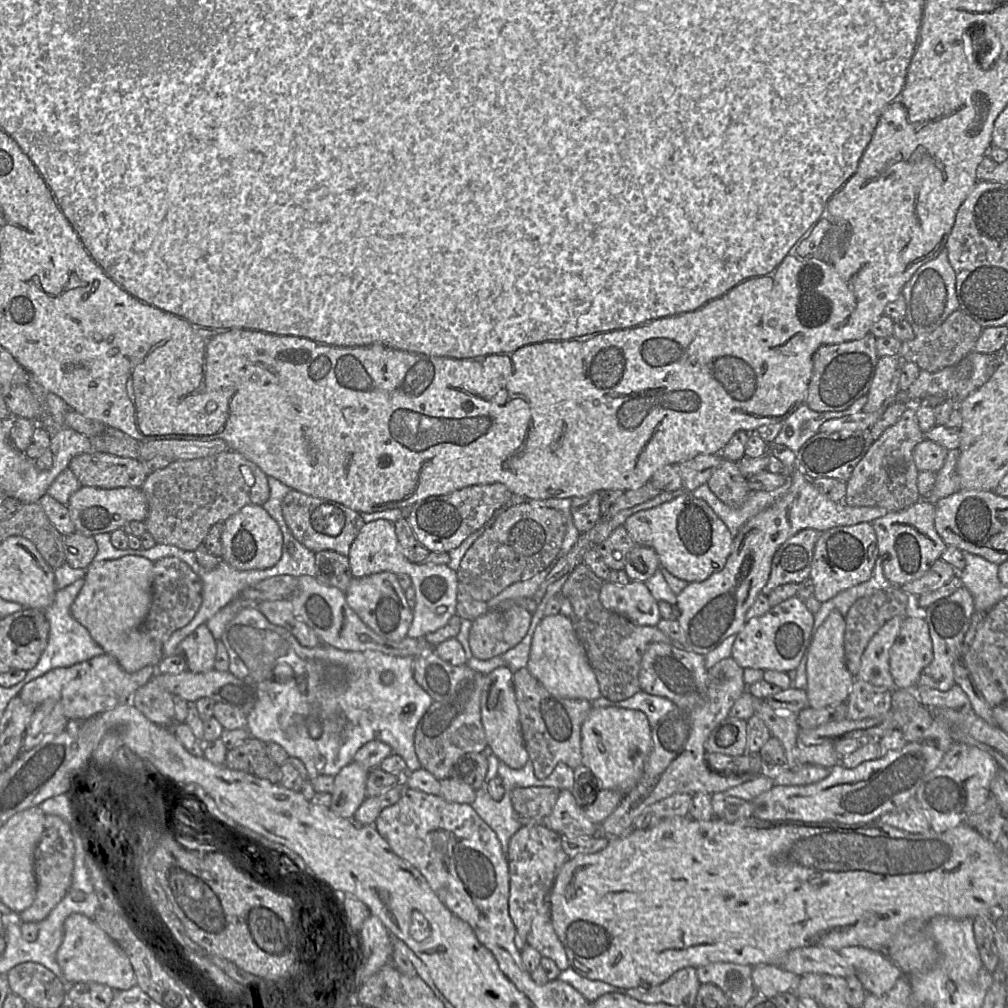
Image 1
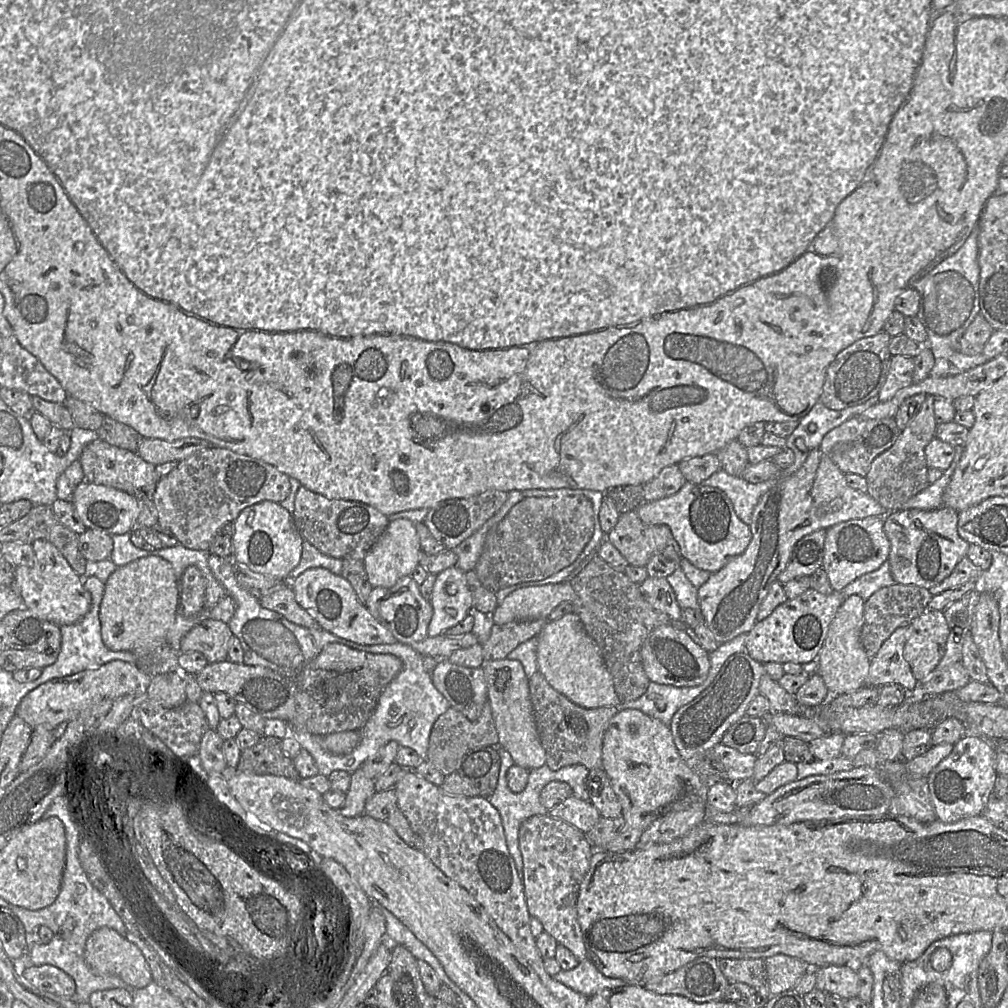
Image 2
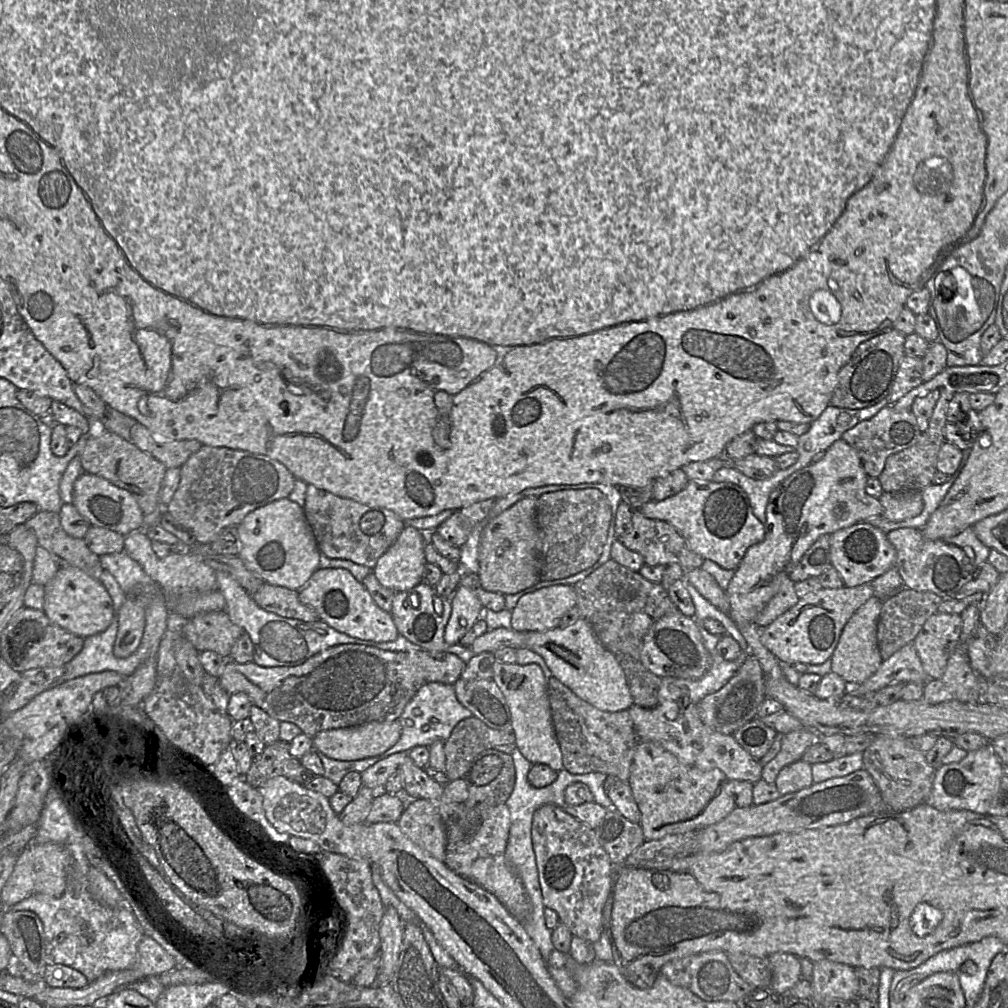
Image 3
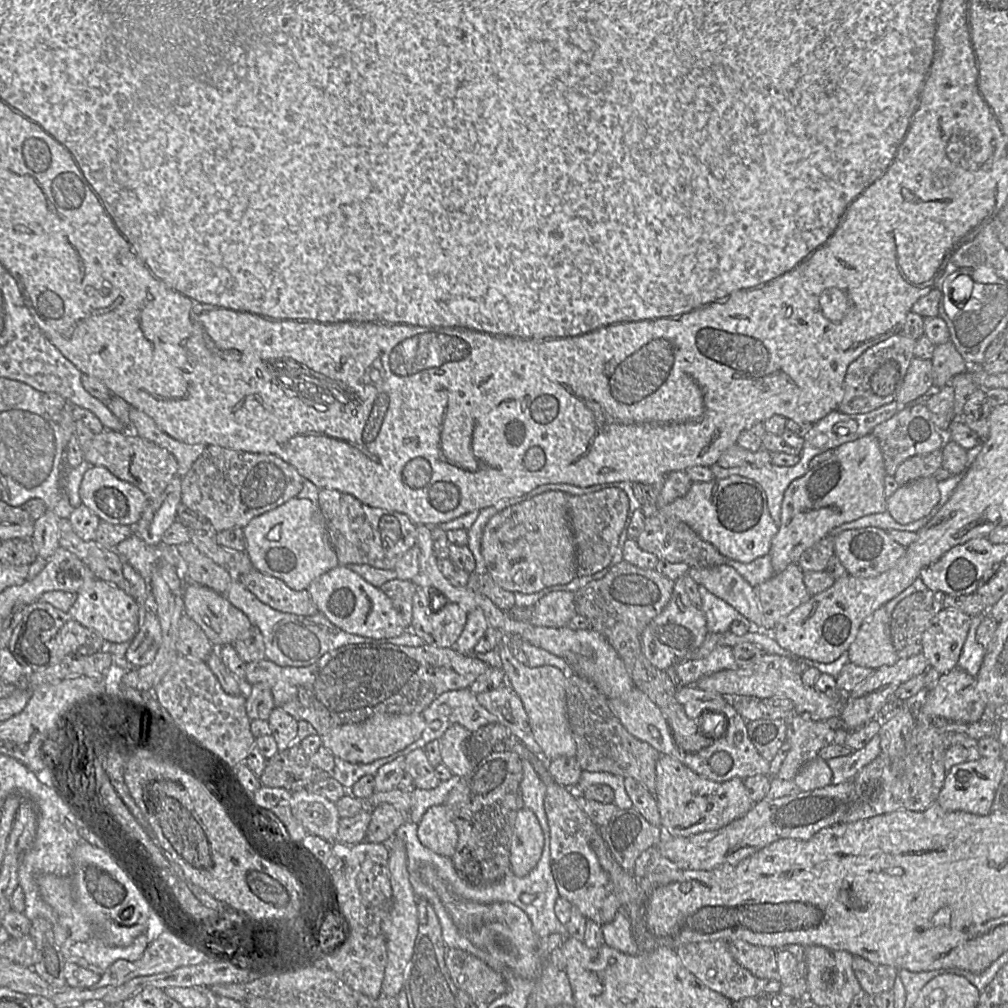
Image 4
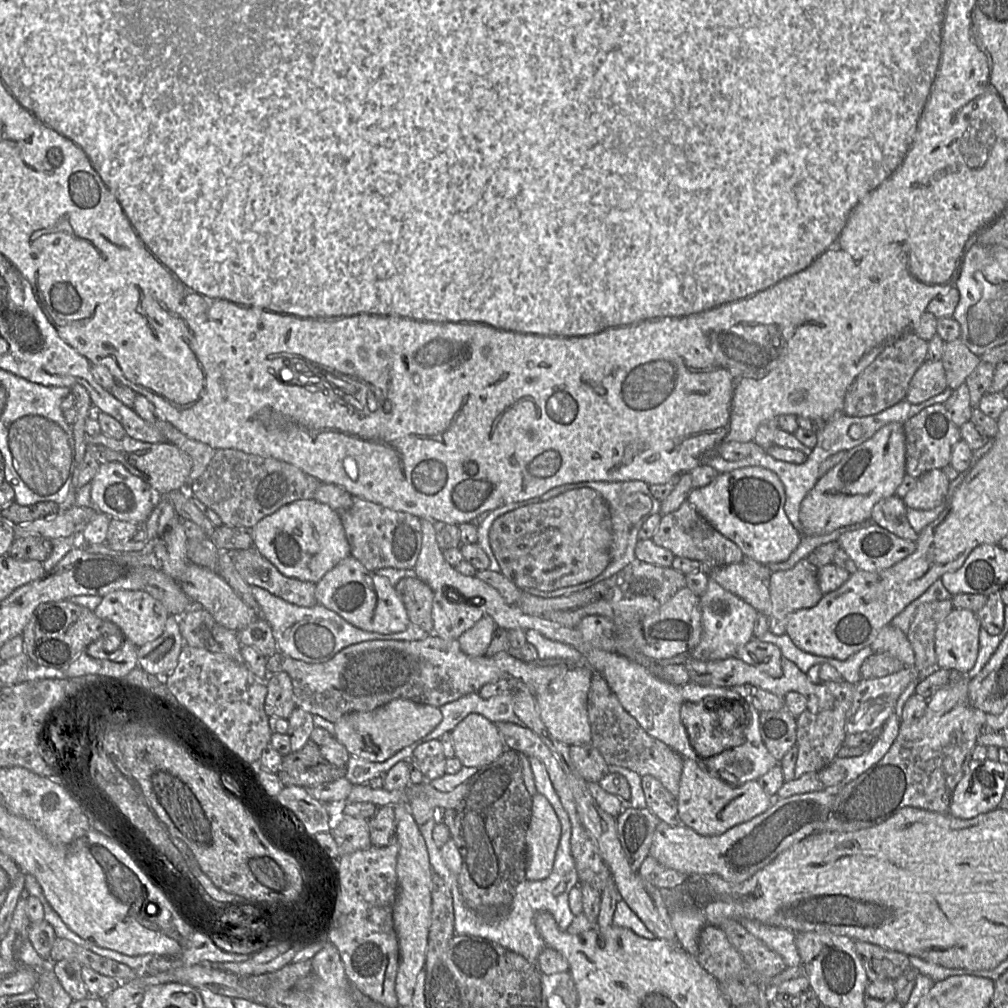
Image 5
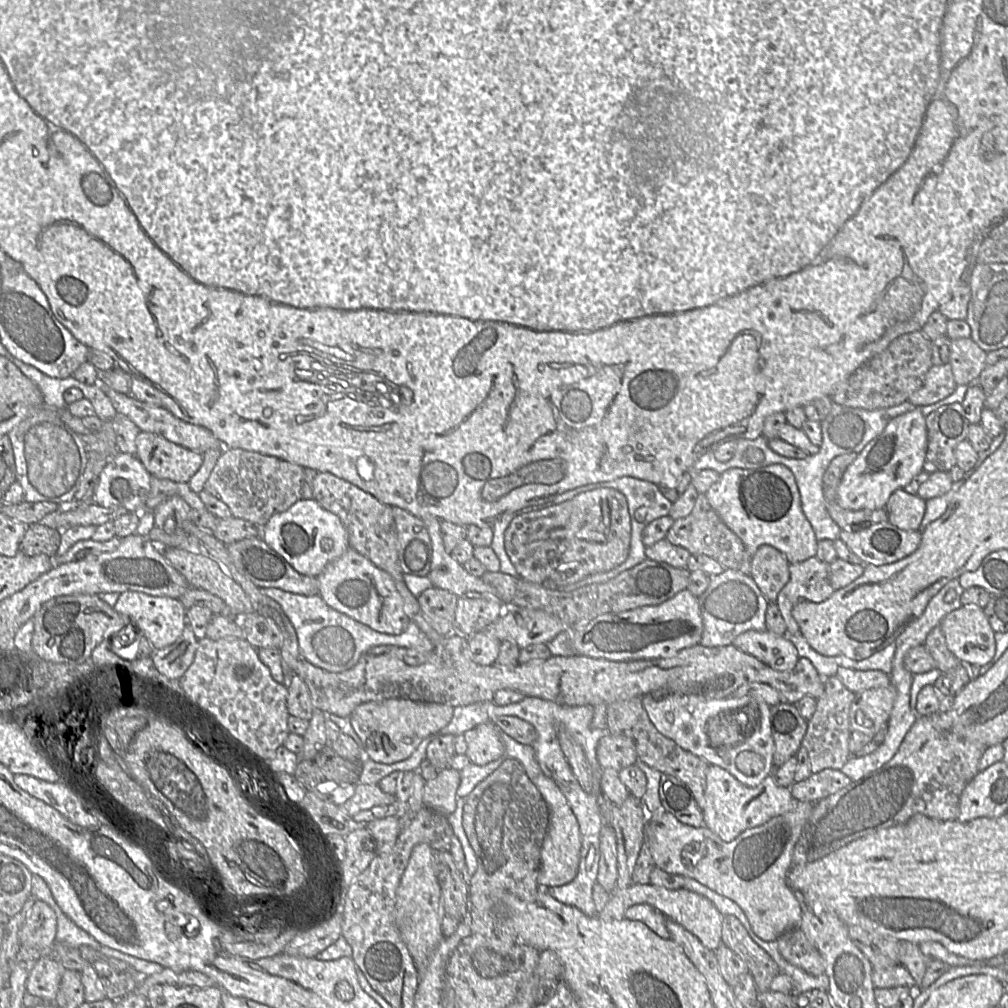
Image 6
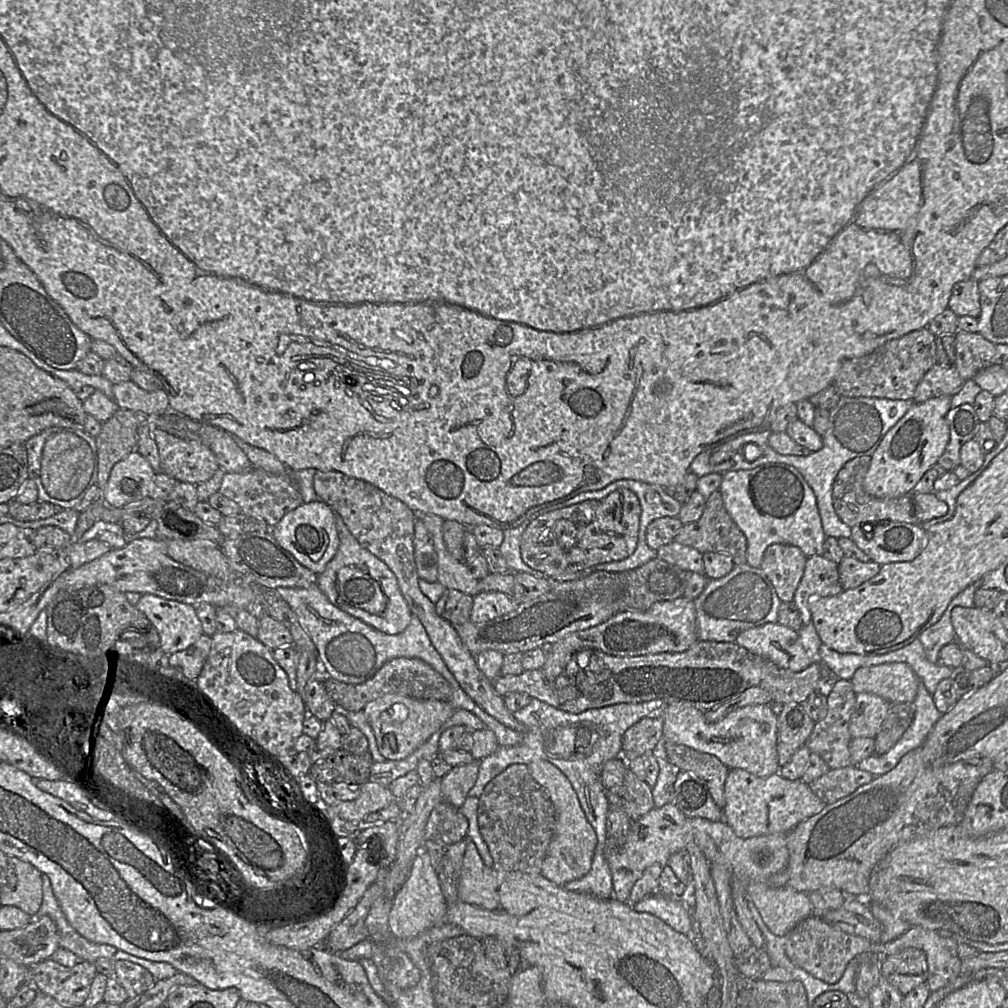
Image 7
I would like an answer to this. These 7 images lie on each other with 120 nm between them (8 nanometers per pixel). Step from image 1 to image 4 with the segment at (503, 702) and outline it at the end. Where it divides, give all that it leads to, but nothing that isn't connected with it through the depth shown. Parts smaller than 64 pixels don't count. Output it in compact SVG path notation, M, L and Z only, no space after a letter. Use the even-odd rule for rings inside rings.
M504 636L504 642L497 649L498 667L505 673L506 684L509 685L521 699L527 713L529 725L534 741L540 748L541 756L547 761L557 757L571 757L576 754L576 743L570 731L566 714L566 675L554 666L530 667L518 661L510 652L508 638Z

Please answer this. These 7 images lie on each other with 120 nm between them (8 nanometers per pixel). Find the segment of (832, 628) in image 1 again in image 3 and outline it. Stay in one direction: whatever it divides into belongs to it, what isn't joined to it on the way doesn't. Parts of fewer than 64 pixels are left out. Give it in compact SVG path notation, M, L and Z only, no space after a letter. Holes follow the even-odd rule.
M875 596L860 606L843 628L839 642L830 658L831 671L841 676L850 687L862 684L883 662L877 643L877 624L881 607L882 600Z

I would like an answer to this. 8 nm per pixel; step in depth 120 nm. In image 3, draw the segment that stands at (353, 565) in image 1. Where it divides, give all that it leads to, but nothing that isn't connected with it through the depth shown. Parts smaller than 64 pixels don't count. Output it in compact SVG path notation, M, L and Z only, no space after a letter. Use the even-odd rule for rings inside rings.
M406 525L372 569L379 583L393 592L402 592L423 581L426 542L425 533Z

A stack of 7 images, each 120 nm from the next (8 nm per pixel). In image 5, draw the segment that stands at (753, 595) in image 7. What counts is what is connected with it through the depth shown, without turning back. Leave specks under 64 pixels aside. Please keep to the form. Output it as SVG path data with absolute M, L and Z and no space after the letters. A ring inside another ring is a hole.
M709 579L699 602L703 632L699 643L690 651L690 657L701 661L714 661L736 656L739 648L754 637L757 610L713 579Z

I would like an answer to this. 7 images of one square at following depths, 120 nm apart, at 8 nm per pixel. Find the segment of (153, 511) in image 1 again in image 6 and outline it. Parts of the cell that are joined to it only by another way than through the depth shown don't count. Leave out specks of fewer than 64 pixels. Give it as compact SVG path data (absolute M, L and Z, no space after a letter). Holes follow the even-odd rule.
M240 448L224 449L203 490L224 502L232 517L264 526L273 515L288 510L302 498L303 478L300 465Z

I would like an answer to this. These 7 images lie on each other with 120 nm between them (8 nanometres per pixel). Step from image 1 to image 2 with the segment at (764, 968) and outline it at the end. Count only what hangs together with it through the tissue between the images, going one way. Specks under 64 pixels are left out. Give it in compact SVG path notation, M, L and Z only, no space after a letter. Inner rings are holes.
M776 954L765 959L765 982L771 995L791 990L808 971L808 965L794 957Z

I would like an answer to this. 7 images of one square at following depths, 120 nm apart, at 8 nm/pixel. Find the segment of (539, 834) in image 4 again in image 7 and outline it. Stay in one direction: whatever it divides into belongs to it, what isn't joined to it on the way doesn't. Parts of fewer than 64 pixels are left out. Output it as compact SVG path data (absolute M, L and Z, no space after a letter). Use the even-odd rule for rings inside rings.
M547 760L533 761L528 767L532 777L549 793L557 819L555 835L543 860L541 874L551 882L564 886L580 879L591 869L597 835L586 818L571 782L558 767Z

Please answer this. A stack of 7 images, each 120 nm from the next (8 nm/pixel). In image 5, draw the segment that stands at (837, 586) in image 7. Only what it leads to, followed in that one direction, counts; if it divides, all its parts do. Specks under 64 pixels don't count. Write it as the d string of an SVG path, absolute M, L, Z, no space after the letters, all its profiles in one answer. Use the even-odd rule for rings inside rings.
M806 558L793 567L772 572L767 583L770 597L769 631L783 635L787 615L801 608L815 606L824 593L817 581L818 568Z

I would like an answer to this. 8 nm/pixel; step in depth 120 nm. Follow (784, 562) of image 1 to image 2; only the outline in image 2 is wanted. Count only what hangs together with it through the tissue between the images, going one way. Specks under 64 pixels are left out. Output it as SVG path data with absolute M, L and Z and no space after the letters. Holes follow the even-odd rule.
M825 530L801 538L795 545L785 569L777 577L782 585L800 576L810 576L822 568Z

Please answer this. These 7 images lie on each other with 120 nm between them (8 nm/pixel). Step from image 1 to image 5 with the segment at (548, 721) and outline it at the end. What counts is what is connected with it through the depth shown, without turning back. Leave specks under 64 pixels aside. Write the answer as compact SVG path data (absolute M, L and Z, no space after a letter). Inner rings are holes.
M594 673L587 699L588 719L591 727L591 744L603 756L608 765L621 766L640 776L650 775L658 779L665 788L677 795L683 770L684 758L664 742L649 735L621 705L617 696L611 691L605 679Z

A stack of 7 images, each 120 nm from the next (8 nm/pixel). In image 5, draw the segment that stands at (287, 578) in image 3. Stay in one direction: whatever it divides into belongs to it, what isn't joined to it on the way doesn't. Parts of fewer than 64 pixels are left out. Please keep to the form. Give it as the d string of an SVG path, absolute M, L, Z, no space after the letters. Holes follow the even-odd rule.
M315 499L282 506L252 528L252 537L253 547L284 576L315 584L350 555L339 512Z

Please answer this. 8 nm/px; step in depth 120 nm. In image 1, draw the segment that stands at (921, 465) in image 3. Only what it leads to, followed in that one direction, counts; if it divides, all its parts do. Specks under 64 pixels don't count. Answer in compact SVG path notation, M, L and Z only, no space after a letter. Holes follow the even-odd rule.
M917 403L908 404L900 419L883 431L855 466L846 481L845 504L881 507L891 512L903 510L921 499L917 488L919 470L915 465L913 450L925 439L925 433L919 426L916 409Z

